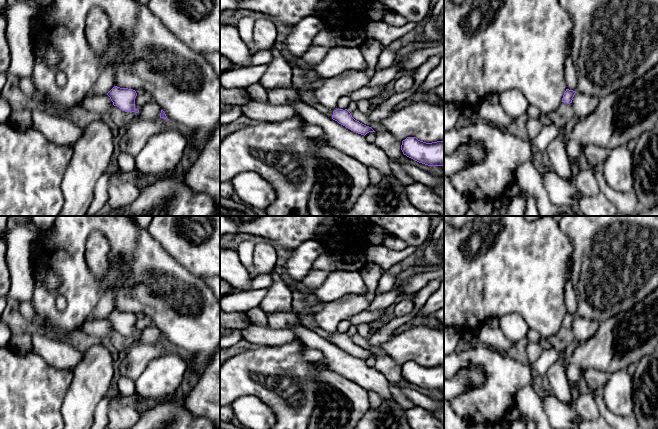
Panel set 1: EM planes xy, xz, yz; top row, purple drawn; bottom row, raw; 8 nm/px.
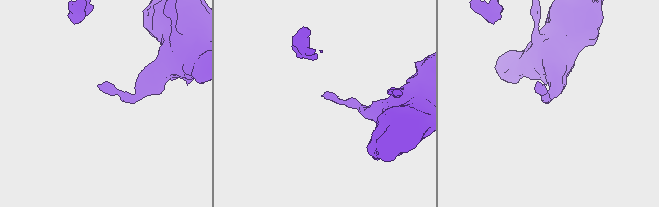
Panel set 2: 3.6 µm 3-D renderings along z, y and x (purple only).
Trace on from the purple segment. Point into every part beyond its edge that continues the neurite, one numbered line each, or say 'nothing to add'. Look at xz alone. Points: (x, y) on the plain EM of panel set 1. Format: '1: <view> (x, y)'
1: xz (322, 333)

